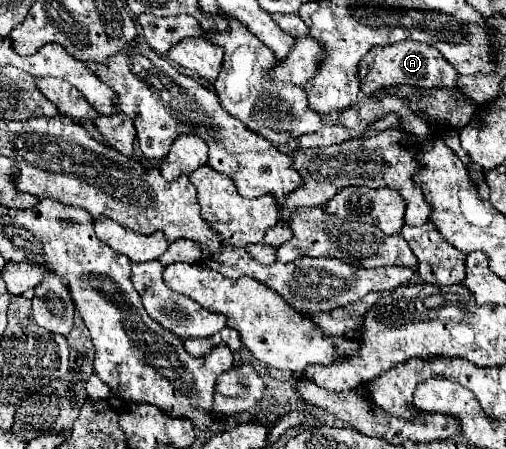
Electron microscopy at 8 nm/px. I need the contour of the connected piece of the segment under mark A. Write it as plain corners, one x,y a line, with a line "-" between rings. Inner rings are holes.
404,40
404,42
372,48
366,54
366,58
362,58
362,62
358,64
358,76
360,76
360,90
364,94
372,94
380,88
390,88
400,84
412,84
422,88
438,88
438,86
456,88
458,72
454,72
448,60
434,46
424,42

